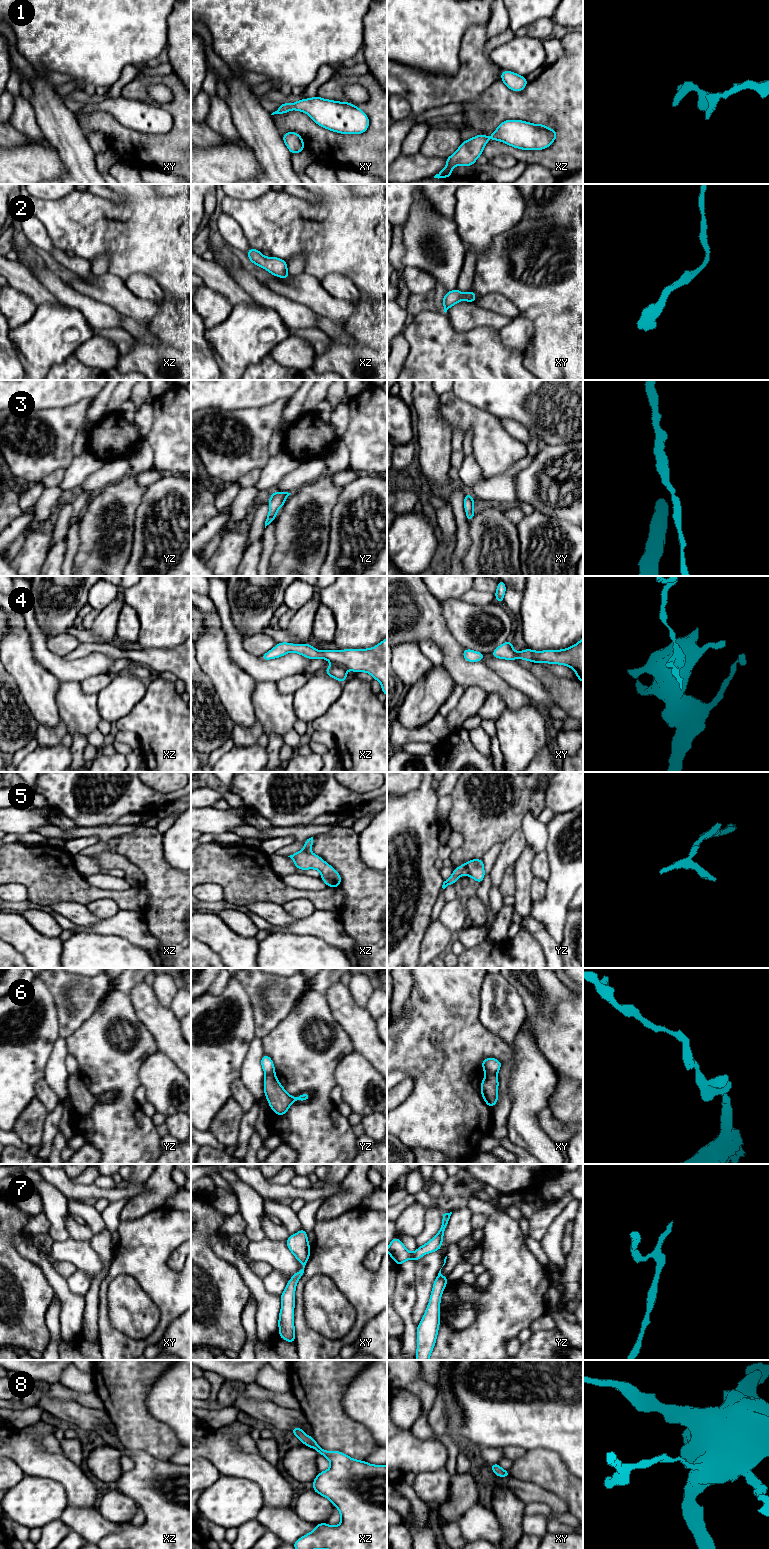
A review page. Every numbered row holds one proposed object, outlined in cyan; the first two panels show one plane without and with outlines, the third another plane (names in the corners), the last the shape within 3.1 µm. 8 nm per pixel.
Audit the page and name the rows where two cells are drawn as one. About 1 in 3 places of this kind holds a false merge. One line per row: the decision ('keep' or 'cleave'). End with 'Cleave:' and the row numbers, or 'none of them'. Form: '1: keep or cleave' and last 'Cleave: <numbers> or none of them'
1: keep
2: keep
3: keep
4: keep
5: keep
6: cleave
7: keep
8: keep
Cleave: 6

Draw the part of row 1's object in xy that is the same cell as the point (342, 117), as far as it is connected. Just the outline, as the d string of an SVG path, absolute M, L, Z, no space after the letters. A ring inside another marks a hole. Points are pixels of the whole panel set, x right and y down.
M315 96L293 104L283 103L274 114L284 114L292 109L305 112L319 126L342 134L362 134L369 126L368 116L356 105Z

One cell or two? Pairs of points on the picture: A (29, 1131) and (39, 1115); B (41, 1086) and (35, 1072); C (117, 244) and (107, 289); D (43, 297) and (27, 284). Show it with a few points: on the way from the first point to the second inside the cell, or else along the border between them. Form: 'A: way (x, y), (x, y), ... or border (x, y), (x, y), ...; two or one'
A: way (29, 1127), (35, 1119); one
B: border (43, 1077), (36, 1083), (35, 1096); two
C: border (108, 272), (120, 277), (124, 281); two
D: way (39, 294), (31, 286); one

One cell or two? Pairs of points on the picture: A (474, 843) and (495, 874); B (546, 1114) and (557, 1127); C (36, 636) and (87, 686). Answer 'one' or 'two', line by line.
A: two
B: one
C: two

